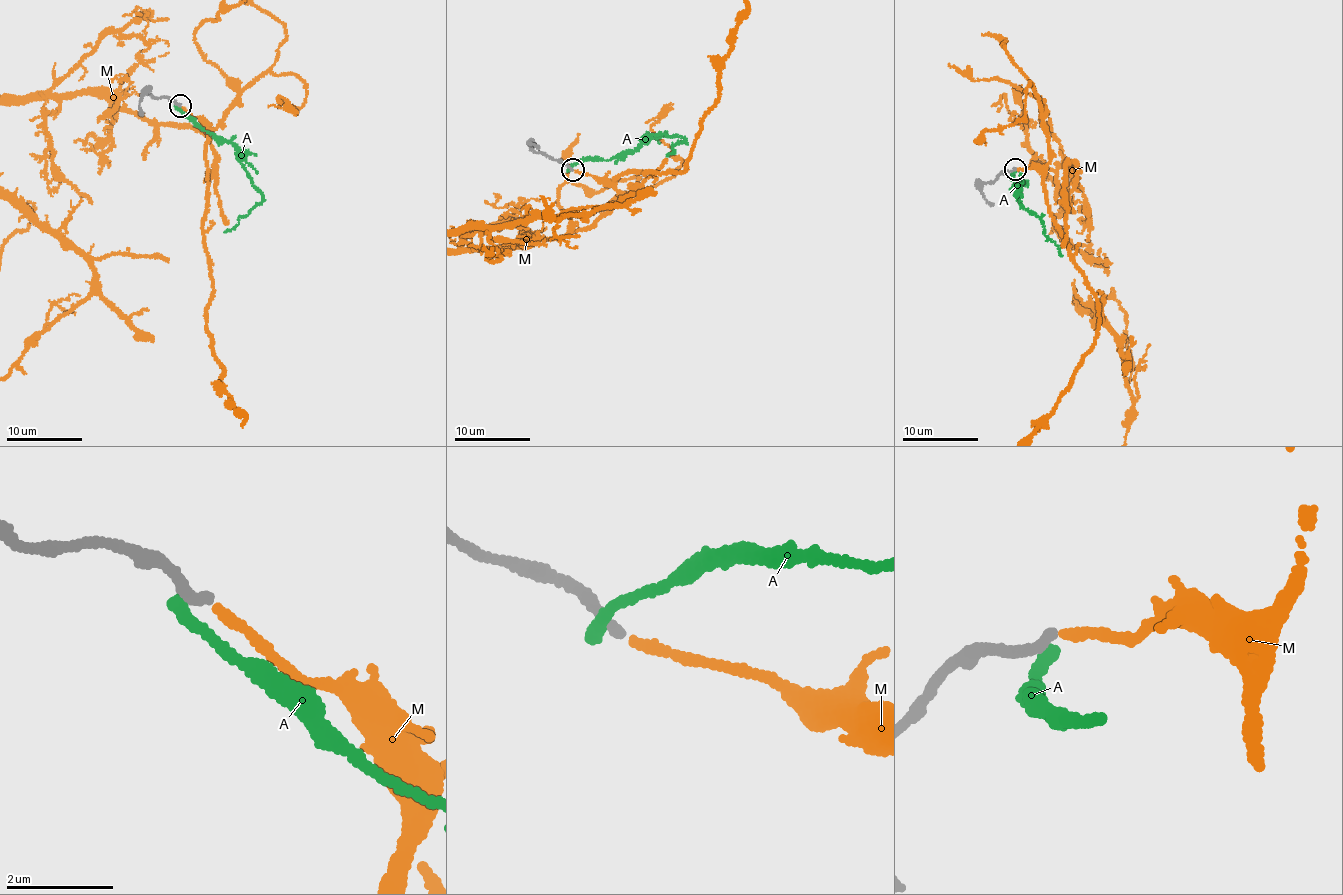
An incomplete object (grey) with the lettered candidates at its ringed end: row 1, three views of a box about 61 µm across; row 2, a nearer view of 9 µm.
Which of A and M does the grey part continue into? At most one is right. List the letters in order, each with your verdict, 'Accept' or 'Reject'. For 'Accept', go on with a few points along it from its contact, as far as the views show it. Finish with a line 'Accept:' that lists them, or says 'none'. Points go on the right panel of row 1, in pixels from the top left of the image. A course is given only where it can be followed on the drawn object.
A: Reject
M: Accept
Accept: M

